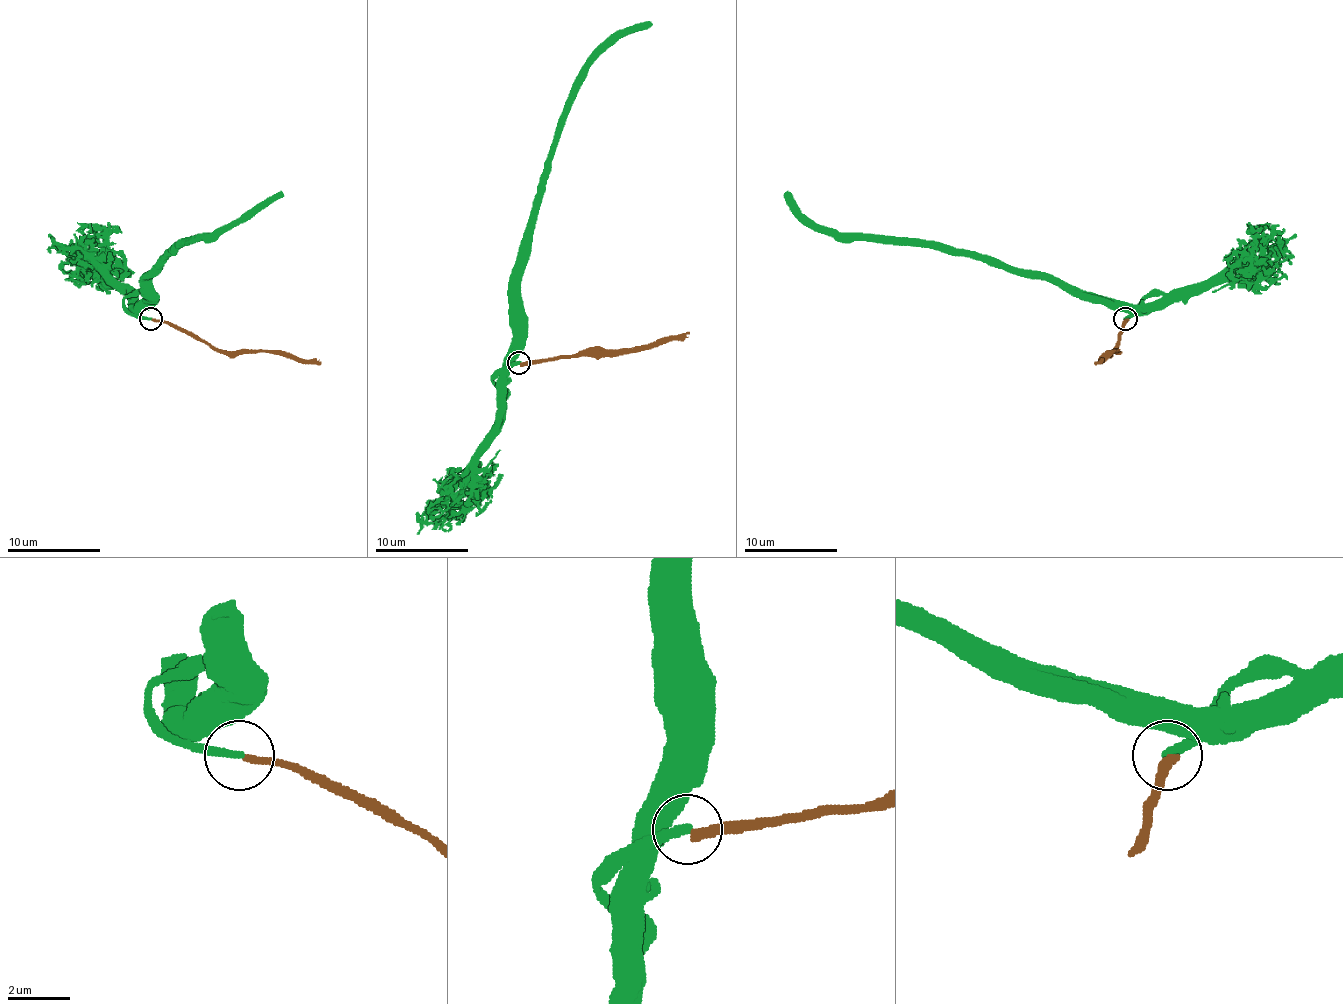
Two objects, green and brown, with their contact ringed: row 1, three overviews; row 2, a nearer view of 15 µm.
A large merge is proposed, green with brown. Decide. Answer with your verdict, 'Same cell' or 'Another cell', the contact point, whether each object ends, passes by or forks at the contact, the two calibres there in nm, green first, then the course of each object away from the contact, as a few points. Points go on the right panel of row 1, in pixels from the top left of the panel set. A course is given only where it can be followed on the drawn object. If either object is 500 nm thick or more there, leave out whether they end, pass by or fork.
Same cell. Place: (1125, 319). At the ring green ends. At the ring brown ends. Thickness 280 nm (green) against 280 nm. Course of green: (1126, 318), (1128, 314), (1107, 302), (1079, 297), (1056, 283), (977, 258), (825, 234), (786, 193). Course of brown: (1126, 318), (1114, 351), (1095, 365)

